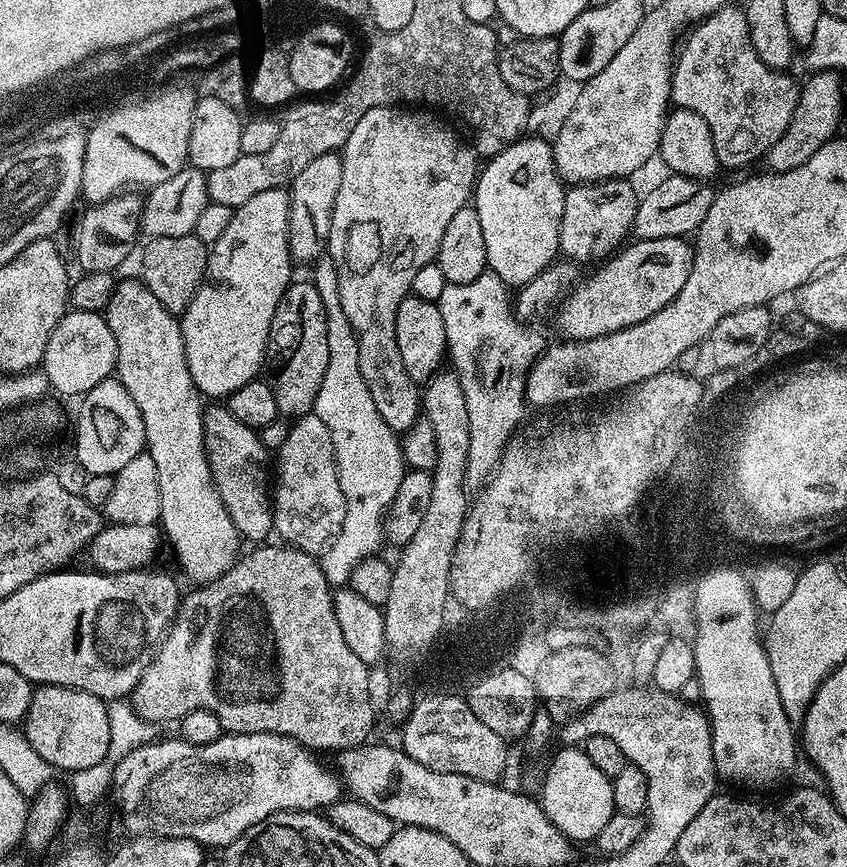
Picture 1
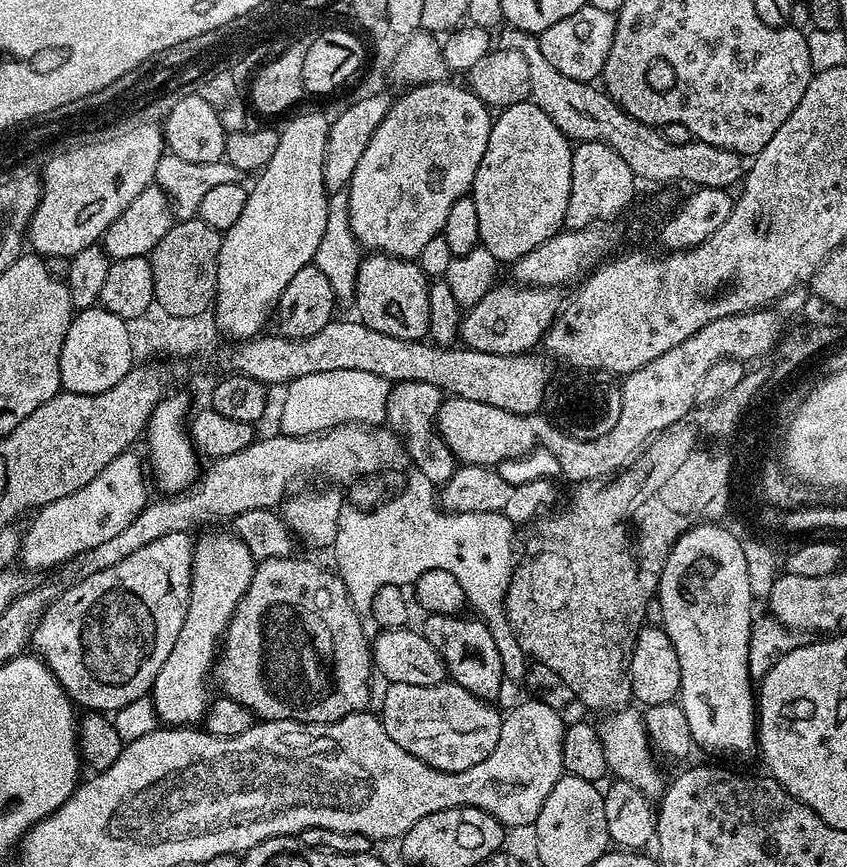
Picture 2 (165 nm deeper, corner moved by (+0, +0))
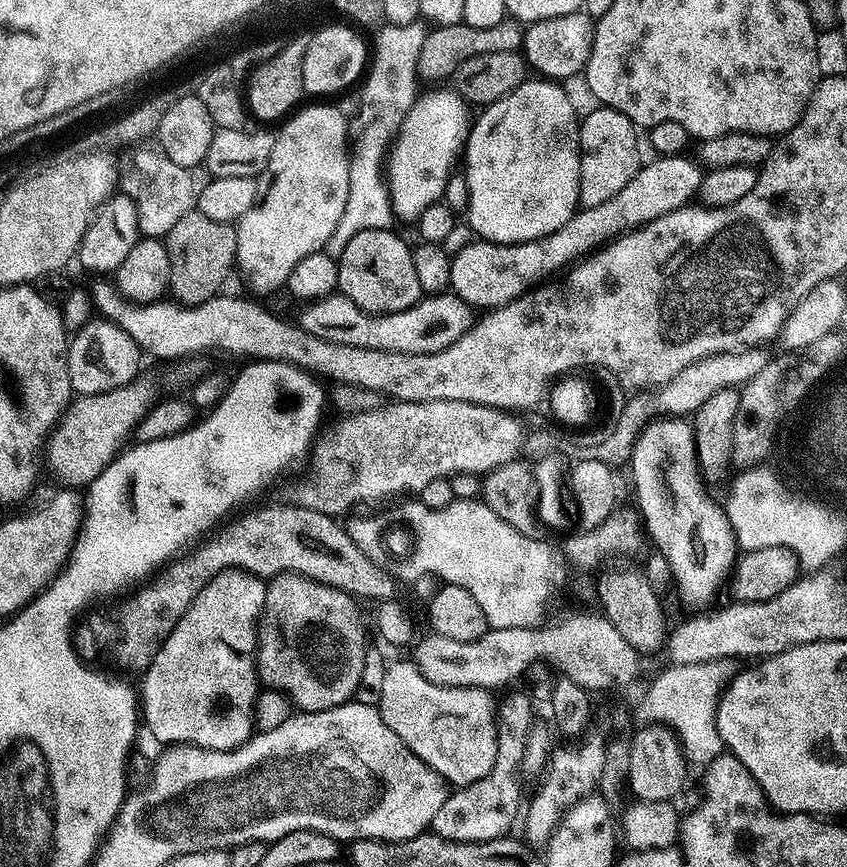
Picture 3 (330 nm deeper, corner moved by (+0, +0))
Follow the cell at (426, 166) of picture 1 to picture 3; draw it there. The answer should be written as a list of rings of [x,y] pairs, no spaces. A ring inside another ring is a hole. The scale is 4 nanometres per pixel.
[[[427,92],[412,107],[412,113],[406,118],[399,136],[394,142],[390,152],[390,191],[392,194],[392,207],[412,222],[419,221],[422,210],[426,206],[439,201],[444,194],[444,187],[448,177],[454,170],[452,163],[456,155],[461,155],[470,131],[470,116],[468,120],[469,105],[464,101],[459,92]]]

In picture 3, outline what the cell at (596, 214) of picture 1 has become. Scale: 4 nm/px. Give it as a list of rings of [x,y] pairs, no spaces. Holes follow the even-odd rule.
[[[596,106],[593,112],[583,113],[580,120],[580,208],[593,208],[602,206],[602,202],[607,202],[634,178],[636,171],[642,167],[640,160],[640,140],[636,137],[638,133],[637,125],[633,124],[626,114],[622,114],[613,108]]]

